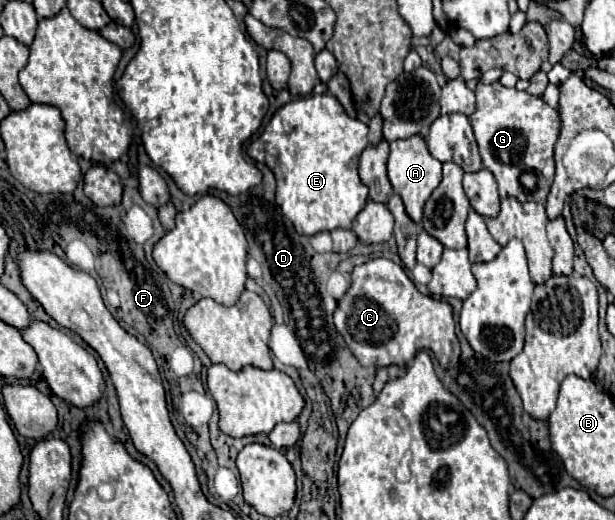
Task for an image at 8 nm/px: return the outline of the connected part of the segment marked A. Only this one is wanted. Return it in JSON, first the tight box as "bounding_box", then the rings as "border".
{"bounding_box":[387,134,441,222],"border":[[[415,134],[405,140],[393,140],[391,142],[391,154],[387,160],[387,174],[393,186],[393,192],[397,192],[405,204],[405,210],[415,222],[421,222],[423,204],[431,196],[431,192],[441,182],[441,162],[429,154],[427,142],[421,134]]]}

